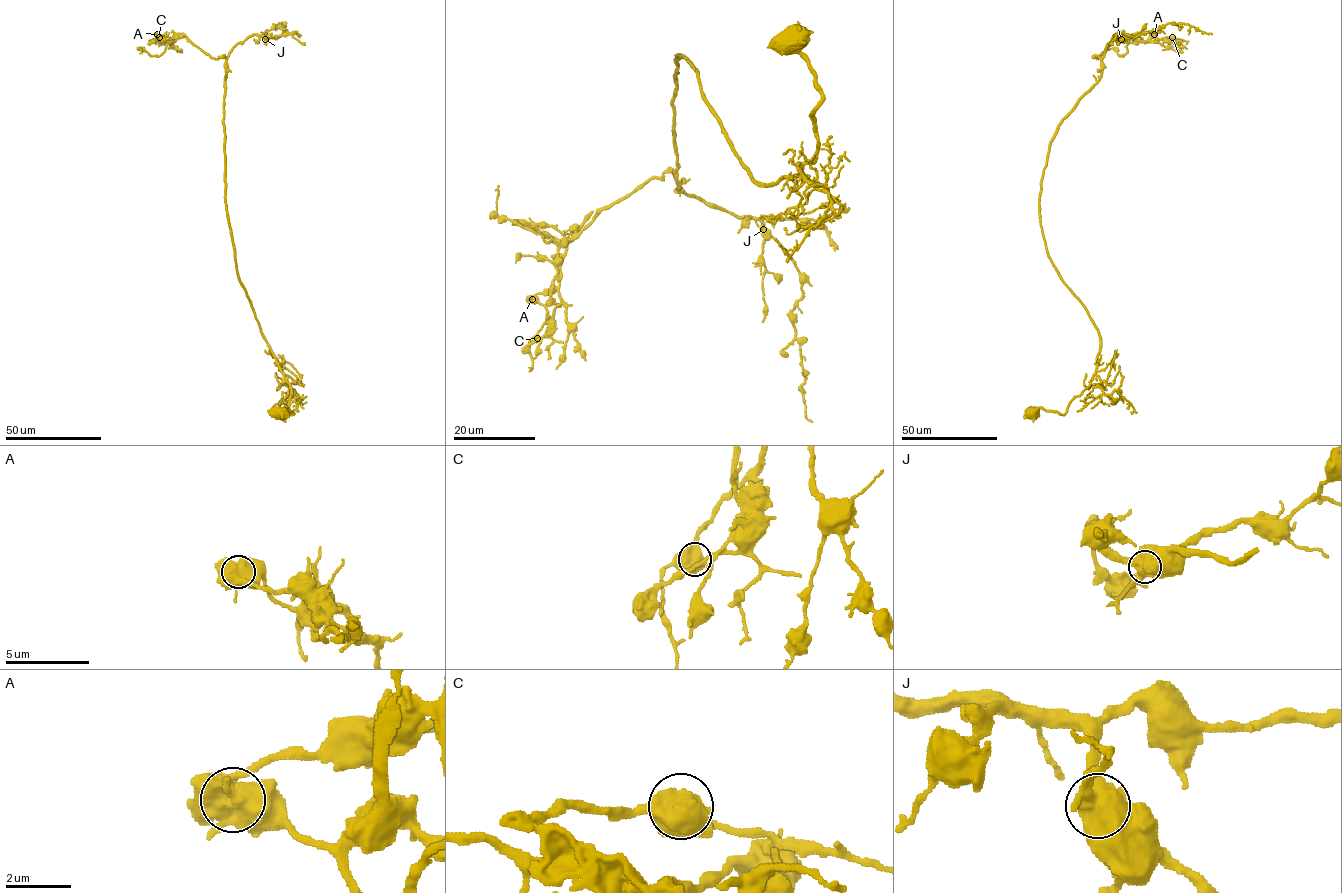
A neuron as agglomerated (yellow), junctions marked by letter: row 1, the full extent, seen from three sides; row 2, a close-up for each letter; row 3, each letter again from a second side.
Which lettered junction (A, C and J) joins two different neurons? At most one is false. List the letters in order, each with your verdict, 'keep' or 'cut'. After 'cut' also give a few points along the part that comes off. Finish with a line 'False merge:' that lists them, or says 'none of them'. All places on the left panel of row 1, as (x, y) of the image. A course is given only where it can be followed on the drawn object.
A: cut; foreign part runs (157, 34), (169, 41), (173, 38), (169, 42), (156, 39), (148, 44)
C: keep
J: keep
False merge: A

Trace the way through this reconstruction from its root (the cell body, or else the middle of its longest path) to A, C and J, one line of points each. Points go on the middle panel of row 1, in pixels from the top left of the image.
A: (787, 37), (821, 95), (817, 158), (756, 182), (677, 55), (678, 187), (665, 171), (605, 207), (532, 299)
C: (787, 37), (821, 95), (817, 158), (756, 182), (677, 55), (678, 187), (665, 171), (566, 242), (537, 338)
J: (787, 37), (821, 95), (817, 158), (773, 184), (742, 166), (698, 73), (676, 56), (678, 187), (763, 229)

